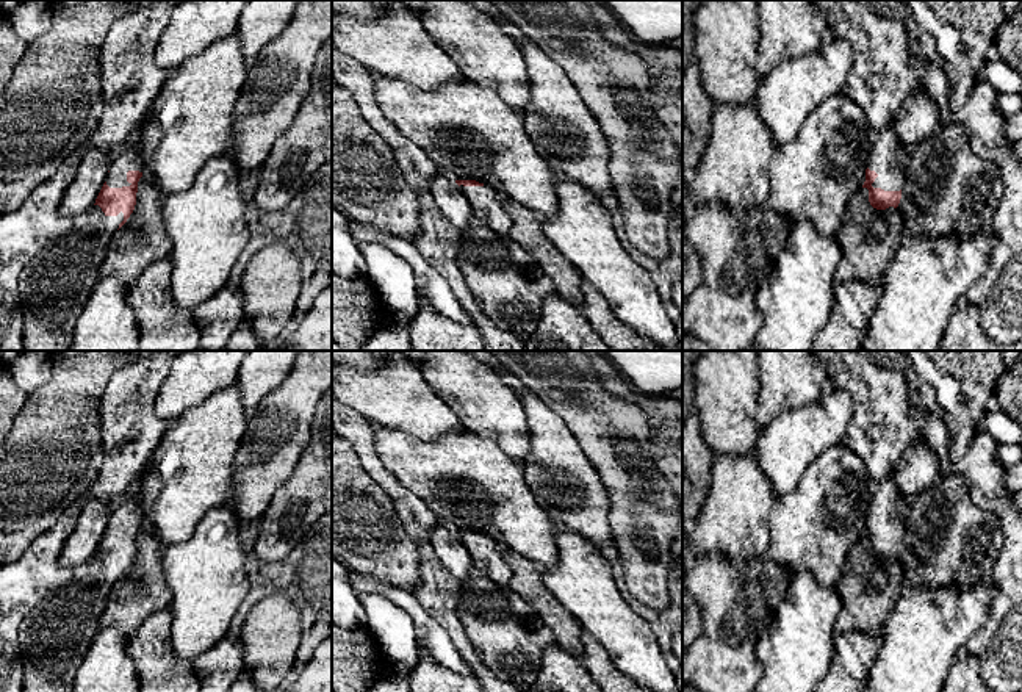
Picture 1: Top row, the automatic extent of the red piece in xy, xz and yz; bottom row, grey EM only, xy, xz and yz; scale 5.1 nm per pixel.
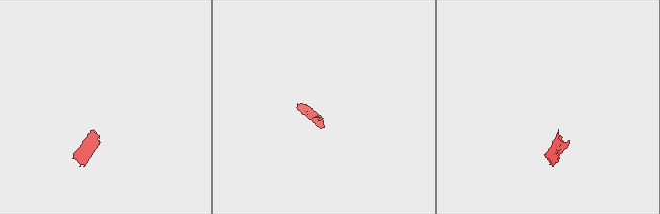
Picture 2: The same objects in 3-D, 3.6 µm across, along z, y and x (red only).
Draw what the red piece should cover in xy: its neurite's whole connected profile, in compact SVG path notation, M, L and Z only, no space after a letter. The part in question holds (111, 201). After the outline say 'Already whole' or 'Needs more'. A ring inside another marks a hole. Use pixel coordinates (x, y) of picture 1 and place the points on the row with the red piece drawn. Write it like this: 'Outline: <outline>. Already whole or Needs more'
Outline: M130 141L110 161L110 172L94 205L99 205L105 216L117 216L122 211L124 221L119 229L135 210L138 182L142 177L142 171L142 161Z. Needs more

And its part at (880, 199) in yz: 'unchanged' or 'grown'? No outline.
grown

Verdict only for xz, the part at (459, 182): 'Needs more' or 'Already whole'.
Needs more

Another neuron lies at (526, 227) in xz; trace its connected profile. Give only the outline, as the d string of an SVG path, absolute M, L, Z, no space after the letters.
M496 193L506 213L512 219L510 236L524 247L552 280L556 291L565 301L582 310L582 276L573 263L545 236L542 219L524 205L504 193Z

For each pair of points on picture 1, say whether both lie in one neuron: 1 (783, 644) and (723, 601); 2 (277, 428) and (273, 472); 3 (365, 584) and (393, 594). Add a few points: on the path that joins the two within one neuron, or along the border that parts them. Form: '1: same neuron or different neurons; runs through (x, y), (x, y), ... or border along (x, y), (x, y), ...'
1: different neurons; border along (783, 598), (756, 644), (755, 658), (762, 667)
2: same neuron; runs through (274, 439), (273, 461)
3: same neuron; runs through (371, 586), (387, 591)

